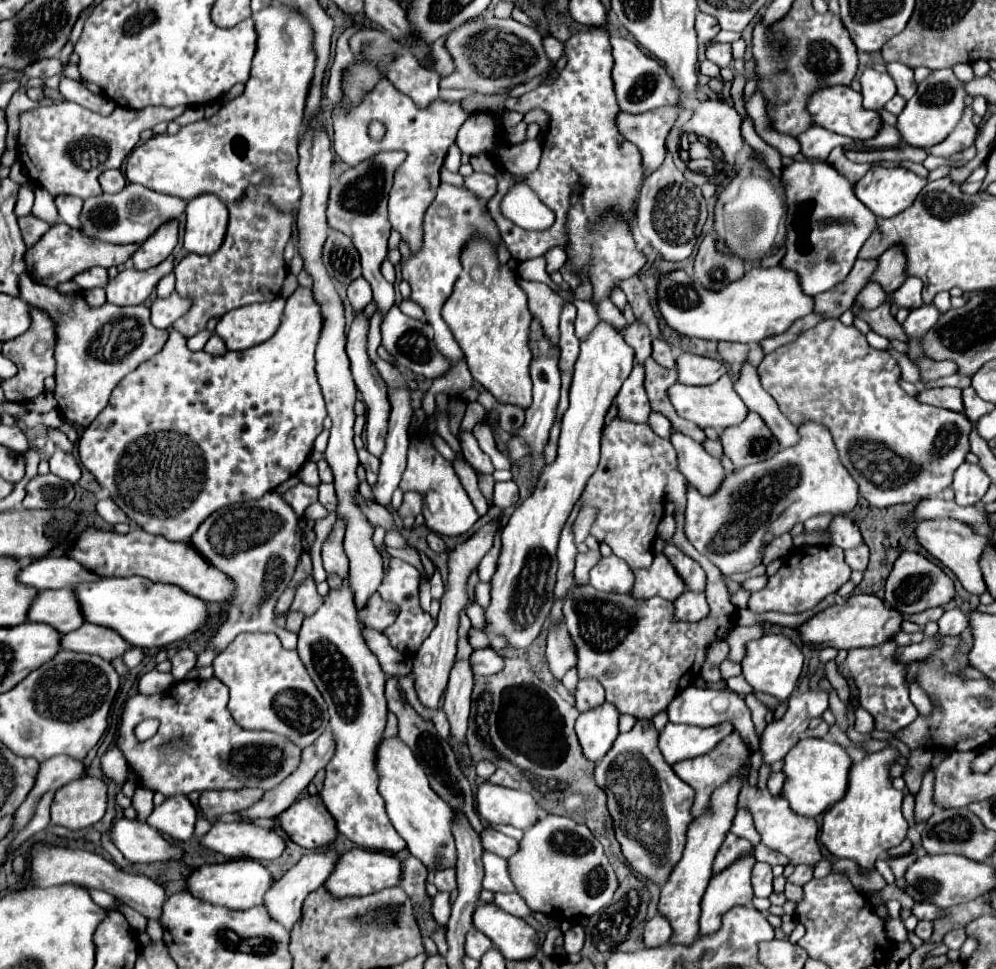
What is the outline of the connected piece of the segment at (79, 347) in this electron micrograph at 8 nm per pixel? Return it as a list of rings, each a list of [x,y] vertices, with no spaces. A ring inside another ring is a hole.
[[[27,272],[19,282],[21,298],[37,308],[43,308],[57,322],[57,344],[55,347],[55,398],[59,402],[61,418],[69,424],[89,426],[95,416],[107,406],[107,400],[119,380],[135,370],[141,362],[155,356],[167,336],[149,322],[149,308],[139,306],[111,306],[109,302],[99,308],[89,308],[83,296],[71,298],[39,286]]]

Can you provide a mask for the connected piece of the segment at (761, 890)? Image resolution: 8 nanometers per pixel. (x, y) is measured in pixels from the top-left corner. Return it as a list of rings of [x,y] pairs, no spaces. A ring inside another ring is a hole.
[[[757,862],[755,868],[753,868],[753,876],[751,876],[751,884],[753,884],[755,896],[759,896],[759,898],[769,898],[769,894],[773,892],[771,880],[773,880],[771,866]]]

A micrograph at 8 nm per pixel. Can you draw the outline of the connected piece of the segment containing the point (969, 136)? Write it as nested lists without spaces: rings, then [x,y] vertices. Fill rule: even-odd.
[[[967,106],[963,116],[961,116],[961,120],[959,120],[959,124],[955,126],[955,130],[941,144],[933,146],[929,150],[929,154],[947,158],[947,156],[971,146],[975,142],[975,134],[977,134],[977,126],[971,122],[971,116],[973,116],[973,110]]]

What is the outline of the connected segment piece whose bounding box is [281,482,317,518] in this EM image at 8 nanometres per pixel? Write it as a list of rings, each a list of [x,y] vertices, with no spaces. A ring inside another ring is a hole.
[[[299,482],[297,486],[293,486],[285,494],[281,494],[281,498],[293,508],[293,512],[297,514],[297,518],[303,518],[305,508],[309,504],[317,502],[317,486],[307,486],[307,484]]]

